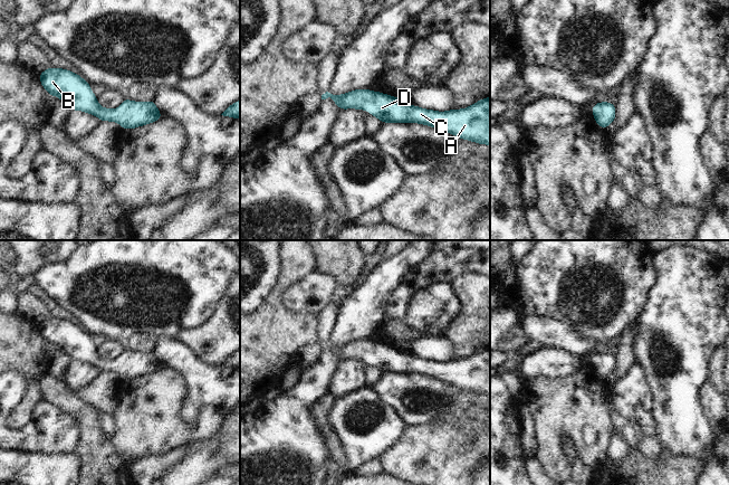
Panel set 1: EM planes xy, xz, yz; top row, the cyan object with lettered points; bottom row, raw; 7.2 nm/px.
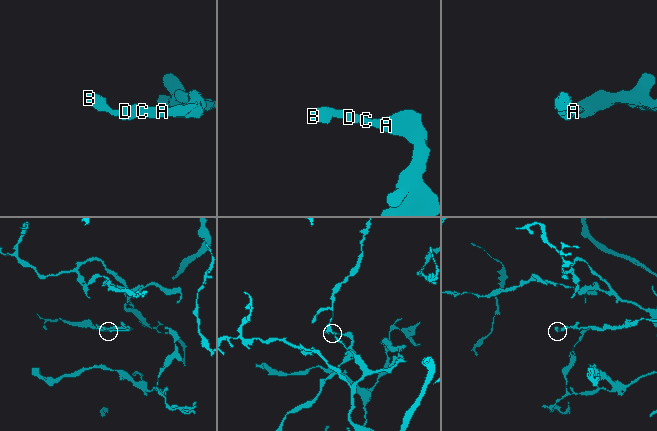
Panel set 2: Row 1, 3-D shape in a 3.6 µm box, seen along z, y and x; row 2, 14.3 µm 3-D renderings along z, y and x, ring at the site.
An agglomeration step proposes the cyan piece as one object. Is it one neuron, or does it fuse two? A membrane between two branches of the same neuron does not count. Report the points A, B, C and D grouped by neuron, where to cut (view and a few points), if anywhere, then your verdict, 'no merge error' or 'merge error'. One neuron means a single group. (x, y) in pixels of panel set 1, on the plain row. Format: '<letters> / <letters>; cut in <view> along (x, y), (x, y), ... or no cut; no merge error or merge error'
A B C D; no cut; no merge error

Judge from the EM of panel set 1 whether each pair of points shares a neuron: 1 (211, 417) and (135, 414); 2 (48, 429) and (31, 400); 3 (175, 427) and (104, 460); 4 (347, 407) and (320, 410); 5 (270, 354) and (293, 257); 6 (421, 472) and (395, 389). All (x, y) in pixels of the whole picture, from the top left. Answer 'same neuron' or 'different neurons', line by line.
1: same neuron
2: different neurons
3: different neurons
4: different neurons
5: same neuron
6: different neurons

